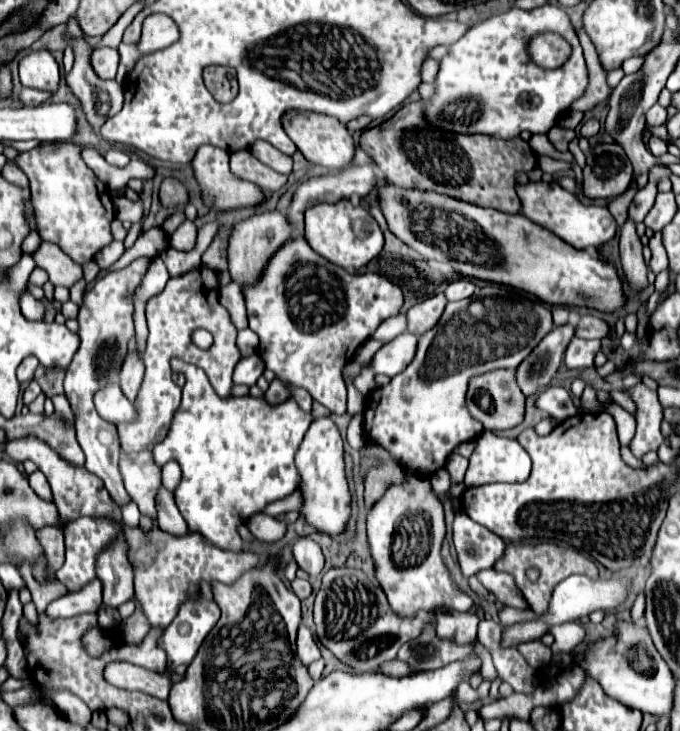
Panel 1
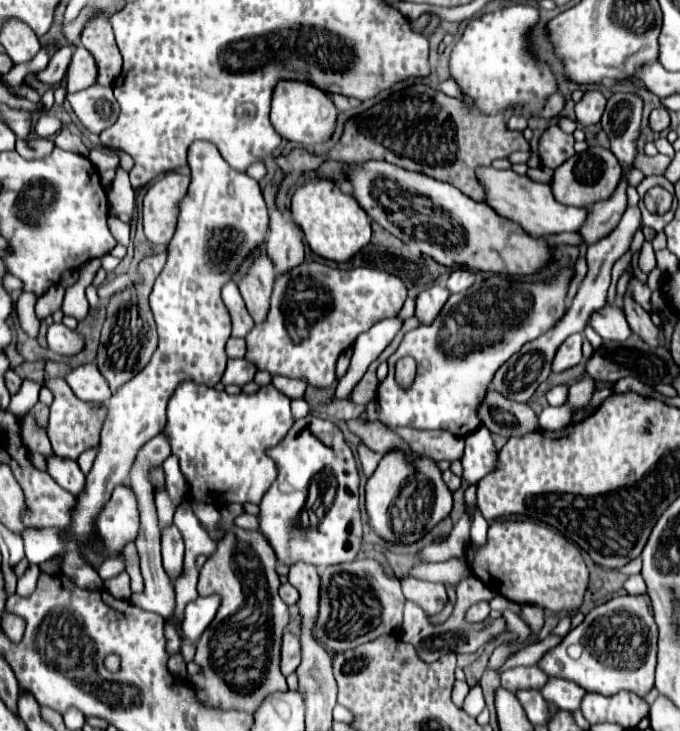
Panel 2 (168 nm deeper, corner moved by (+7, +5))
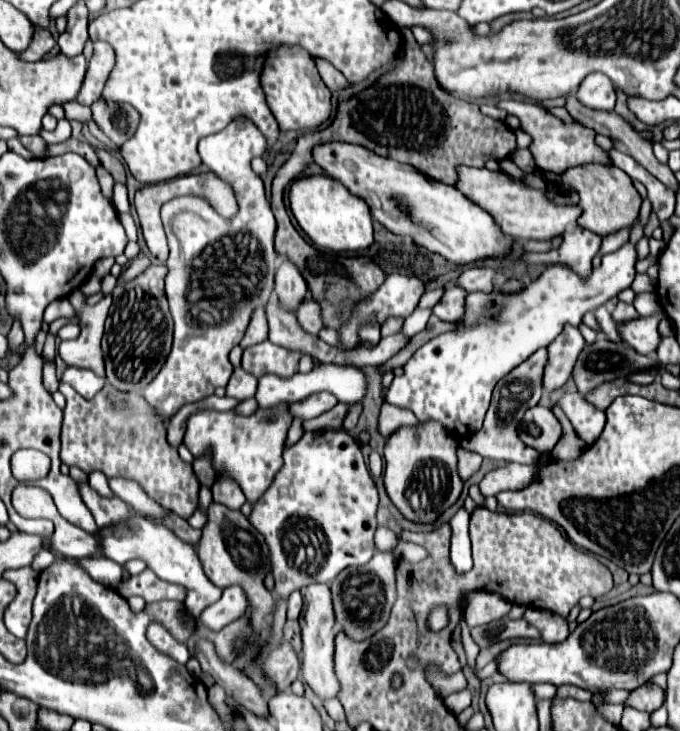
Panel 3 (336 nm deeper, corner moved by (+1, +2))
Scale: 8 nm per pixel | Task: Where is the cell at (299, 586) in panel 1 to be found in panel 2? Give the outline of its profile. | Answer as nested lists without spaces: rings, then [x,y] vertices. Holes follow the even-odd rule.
[[[290,583],[280,585],[280,597],[282,597],[282,601],[284,601],[284,603],[288,603],[288,605],[298,603],[298,591],[296,591],[296,589],[294,589],[294,585],[290,585]]]

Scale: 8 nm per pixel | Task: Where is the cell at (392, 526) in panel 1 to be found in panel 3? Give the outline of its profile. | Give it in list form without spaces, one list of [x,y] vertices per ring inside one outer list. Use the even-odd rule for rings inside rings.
[[[436,420],[418,422],[416,426],[402,426],[386,438],[384,486],[394,506],[408,520],[432,524],[446,508],[450,508],[458,500],[464,482],[456,472],[456,448],[458,436],[446,432],[446,428],[442,424],[436,424]]]

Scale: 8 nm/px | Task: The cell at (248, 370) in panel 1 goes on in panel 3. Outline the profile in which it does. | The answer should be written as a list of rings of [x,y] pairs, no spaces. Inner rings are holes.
[[[236,368],[228,386],[226,386],[226,396],[242,402],[242,400],[252,398],[256,394],[256,384],[258,384],[258,380],[252,374],[248,374],[242,368]]]

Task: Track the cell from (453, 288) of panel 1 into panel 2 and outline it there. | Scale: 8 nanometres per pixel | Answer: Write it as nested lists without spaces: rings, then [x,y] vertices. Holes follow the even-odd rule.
[[[456,269],[446,281],[446,287],[450,293],[462,293],[476,281],[476,273],[470,269]]]

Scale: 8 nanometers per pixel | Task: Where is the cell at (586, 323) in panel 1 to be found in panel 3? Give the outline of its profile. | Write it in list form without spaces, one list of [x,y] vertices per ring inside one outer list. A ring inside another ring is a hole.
[[[664,312],[650,316],[650,318],[638,318],[626,324],[618,324],[622,340],[628,342],[636,352],[640,354],[654,354],[660,346],[660,334],[658,334],[658,322],[664,318]]]

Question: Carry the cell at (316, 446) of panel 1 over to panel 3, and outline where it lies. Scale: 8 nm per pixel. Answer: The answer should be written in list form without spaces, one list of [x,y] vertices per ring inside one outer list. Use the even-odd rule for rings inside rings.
[[[346,430],[306,432],[294,446],[284,450],[284,466],[276,474],[272,486],[254,504],[250,524],[264,536],[274,574],[274,596],[288,598],[294,590],[314,582],[332,582],[340,570],[362,566],[374,554],[378,490],[364,462],[356,440]]]

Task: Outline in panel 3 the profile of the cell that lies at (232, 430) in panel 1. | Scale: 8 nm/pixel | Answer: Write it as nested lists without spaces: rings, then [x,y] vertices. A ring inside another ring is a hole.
[[[280,404],[272,410],[256,410],[252,416],[244,418],[230,412],[212,412],[204,410],[188,420],[184,442],[190,448],[194,456],[202,456],[208,448],[214,452],[214,468],[218,474],[228,472],[242,488],[244,496],[250,504],[254,504],[272,484],[276,472],[282,468],[282,450],[286,432],[292,424],[290,414],[286,412],[286,404]],[[276,416],[274,422],[268,422],[266,418]]]

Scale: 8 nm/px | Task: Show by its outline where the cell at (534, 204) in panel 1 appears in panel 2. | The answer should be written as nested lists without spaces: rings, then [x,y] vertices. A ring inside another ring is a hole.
[[[482,167],[482,169],[478,169],[478,179],[486,189],[486,195],[488,195],[486,203],[502,217],[508,217],[508,219],[520,223],[524,227],[524,231],[532,237],[548,237],[548,235],[558,235],[564,231],[578,233],[588,219],[590,207],[562,205],[554,199],[550,185],[532,181],[530,177],[518,175],[512,169],[500,171],[494,167]]]

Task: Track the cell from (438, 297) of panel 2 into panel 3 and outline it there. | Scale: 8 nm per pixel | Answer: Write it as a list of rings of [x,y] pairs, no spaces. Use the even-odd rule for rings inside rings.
[[[450,288],[442,300],[432,308],[434,314],[444,320],[444,322],[456,322],[460,320],[460,316],[464,316],[464,296],[468,296],[468,292],[464,292],[464,288]]]

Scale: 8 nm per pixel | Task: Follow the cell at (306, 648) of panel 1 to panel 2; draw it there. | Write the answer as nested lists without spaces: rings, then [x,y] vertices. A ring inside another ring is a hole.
[[[286,631],[284,637],[282,637],[282,663],[280,663],[280,669],[282,669],[282,675],[290,675],[298,669],[300,665],[300,645],[298,645],[298,635]]]

